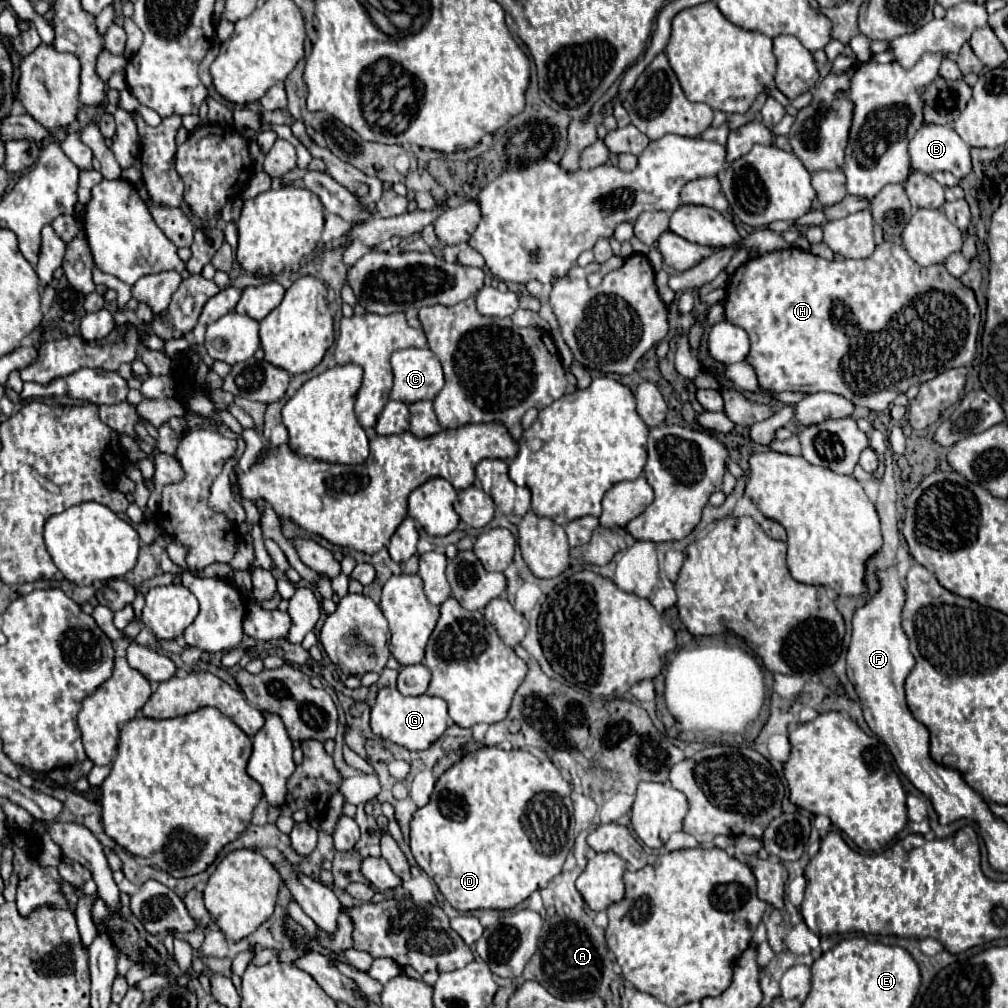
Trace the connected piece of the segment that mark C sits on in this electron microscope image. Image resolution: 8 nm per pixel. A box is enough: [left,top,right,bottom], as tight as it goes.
[390,348,444,404]

